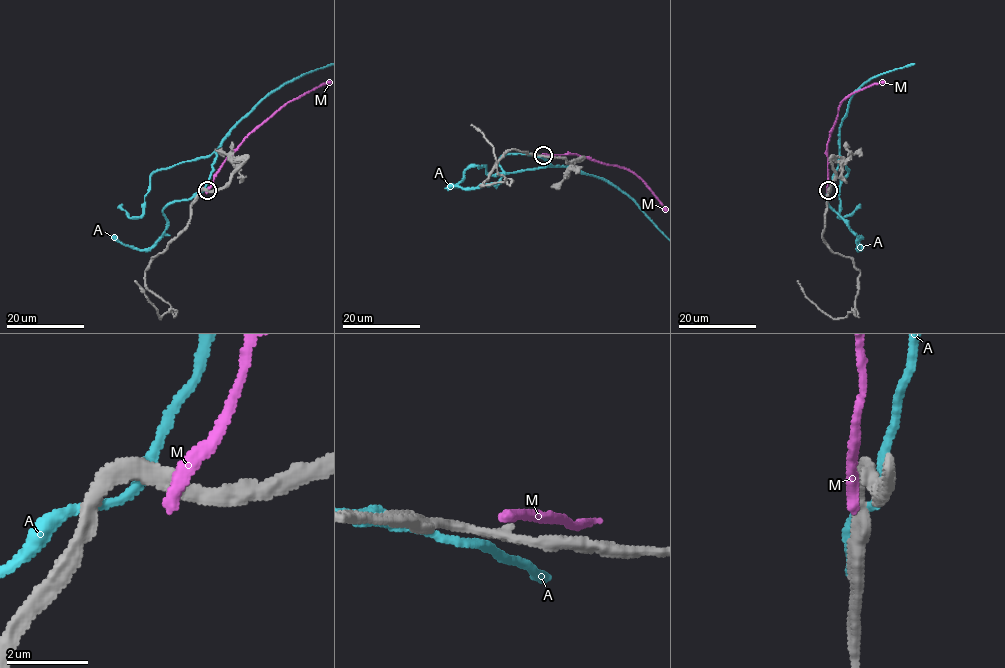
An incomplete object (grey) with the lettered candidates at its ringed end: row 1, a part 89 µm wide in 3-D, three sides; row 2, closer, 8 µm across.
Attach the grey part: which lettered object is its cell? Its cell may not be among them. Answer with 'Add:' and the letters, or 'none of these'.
Add: none of these

